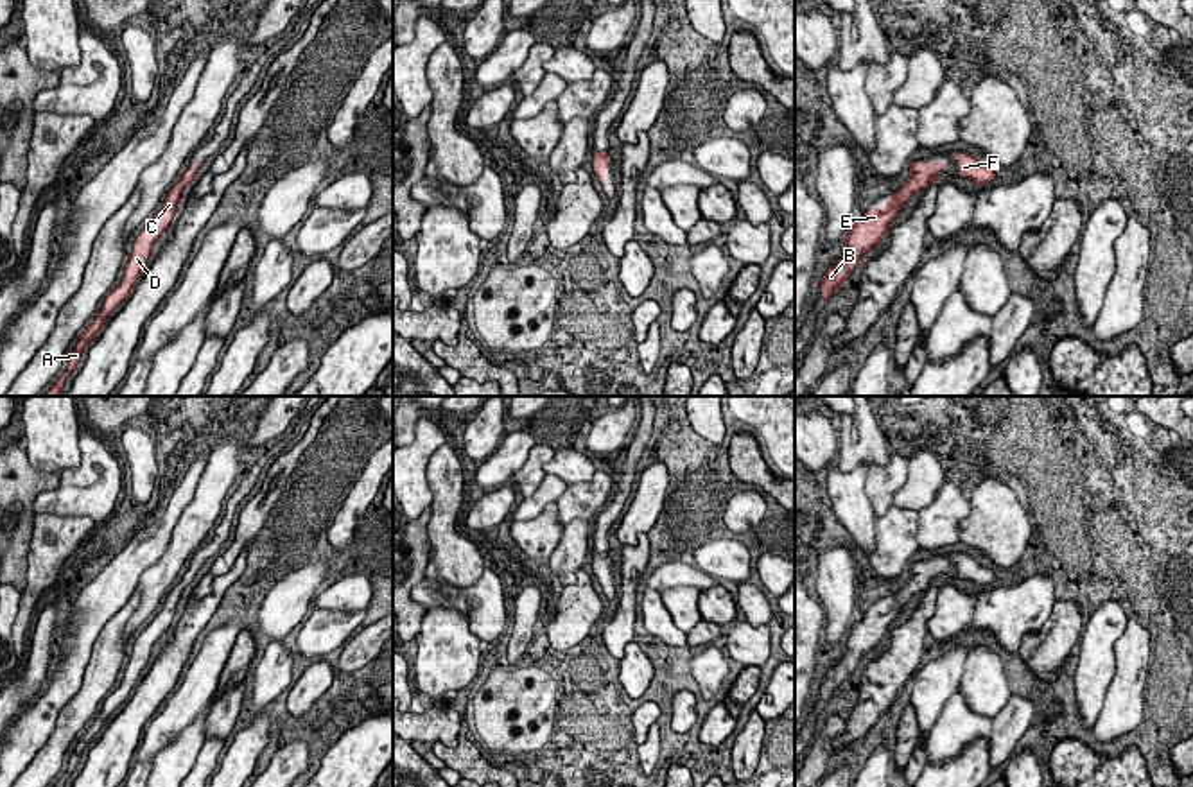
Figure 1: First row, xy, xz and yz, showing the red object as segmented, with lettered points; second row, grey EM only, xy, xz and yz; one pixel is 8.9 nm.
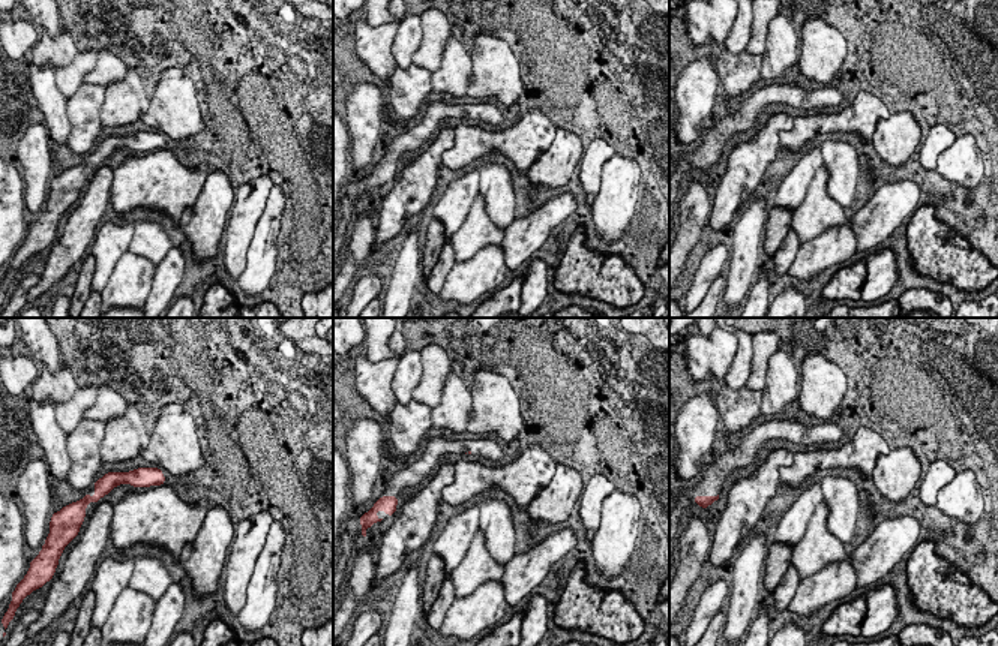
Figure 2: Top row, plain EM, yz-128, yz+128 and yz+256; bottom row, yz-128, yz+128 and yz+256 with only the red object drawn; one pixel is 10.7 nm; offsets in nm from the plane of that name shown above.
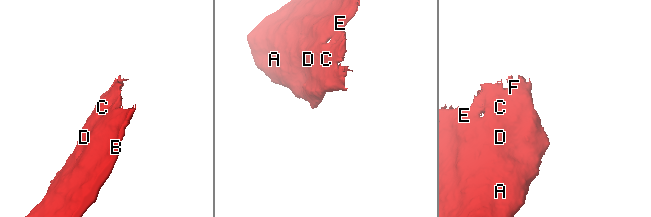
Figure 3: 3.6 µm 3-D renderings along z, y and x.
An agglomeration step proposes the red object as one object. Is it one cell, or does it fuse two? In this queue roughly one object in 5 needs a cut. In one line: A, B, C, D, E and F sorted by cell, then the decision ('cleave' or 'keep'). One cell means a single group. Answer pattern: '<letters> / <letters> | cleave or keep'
A B C D E F | keep

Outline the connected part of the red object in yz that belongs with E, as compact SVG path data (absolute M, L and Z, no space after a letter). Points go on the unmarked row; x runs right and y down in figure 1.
M913 563L910 568L908 583L888 599L886 610L868 610L865 618L856 622L845 642L845 656L831 669L825 670L820 692L822 703L827 705L834 690L843 690L843 683L858 667L859 660L870 649L875 649L888 631L888 626L904 610L906 602L915 593L926 593L933 581L944 572L944 563Z

